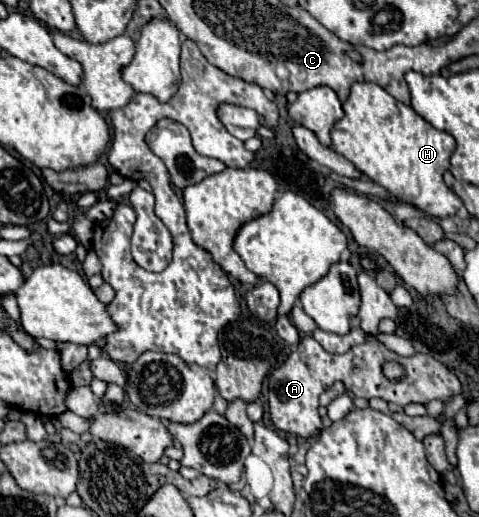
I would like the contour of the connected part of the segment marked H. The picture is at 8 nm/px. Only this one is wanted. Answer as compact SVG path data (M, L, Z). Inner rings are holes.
M372 82L354 84L342 108L344 118L332 130L332 146L338 154L354 162L362 174L384 186L398 200L416 204L416 208L430 216L448 218L462 208L462 200L442 180L456 148L456 142L448 132L436 130L416 114L412 106L398 102Z

